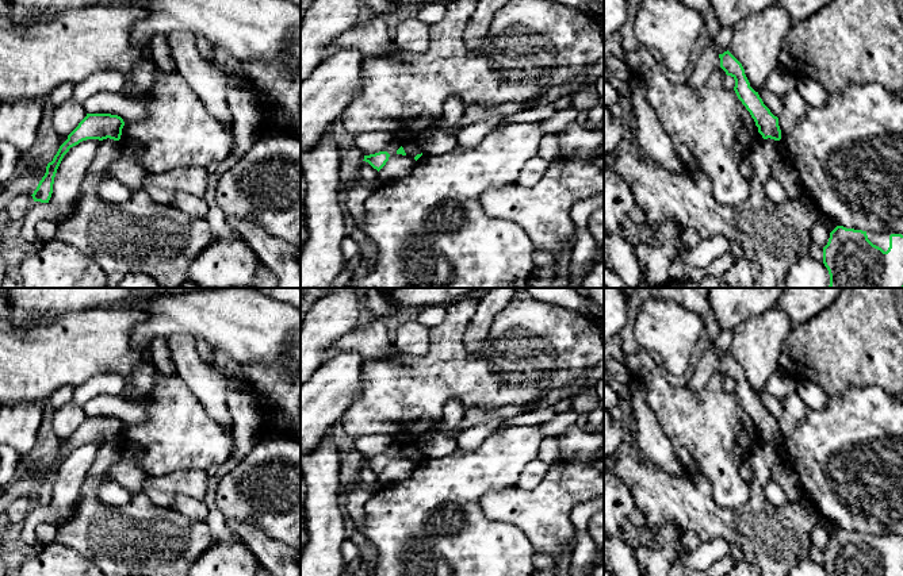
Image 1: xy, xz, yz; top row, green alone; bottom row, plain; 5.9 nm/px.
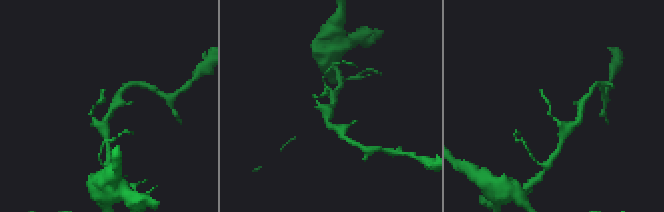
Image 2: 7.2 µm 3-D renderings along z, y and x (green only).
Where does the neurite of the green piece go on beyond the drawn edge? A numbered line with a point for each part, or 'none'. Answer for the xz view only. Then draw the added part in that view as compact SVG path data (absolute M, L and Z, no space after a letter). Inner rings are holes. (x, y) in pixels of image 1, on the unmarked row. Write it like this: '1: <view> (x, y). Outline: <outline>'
none

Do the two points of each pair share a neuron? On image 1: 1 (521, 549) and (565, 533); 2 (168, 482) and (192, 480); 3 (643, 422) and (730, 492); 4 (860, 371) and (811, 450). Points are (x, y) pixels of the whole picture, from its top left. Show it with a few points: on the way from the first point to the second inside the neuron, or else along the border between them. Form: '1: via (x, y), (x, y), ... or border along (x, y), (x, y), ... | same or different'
1: border along (509, 522), (527, 537), (535, 550) | different
2: via (173, 482), (187, 482) | same
3: border along (655, 419), (687, 472) | different
4: border along (882, 390), (852, 387), (830, 396) | different

